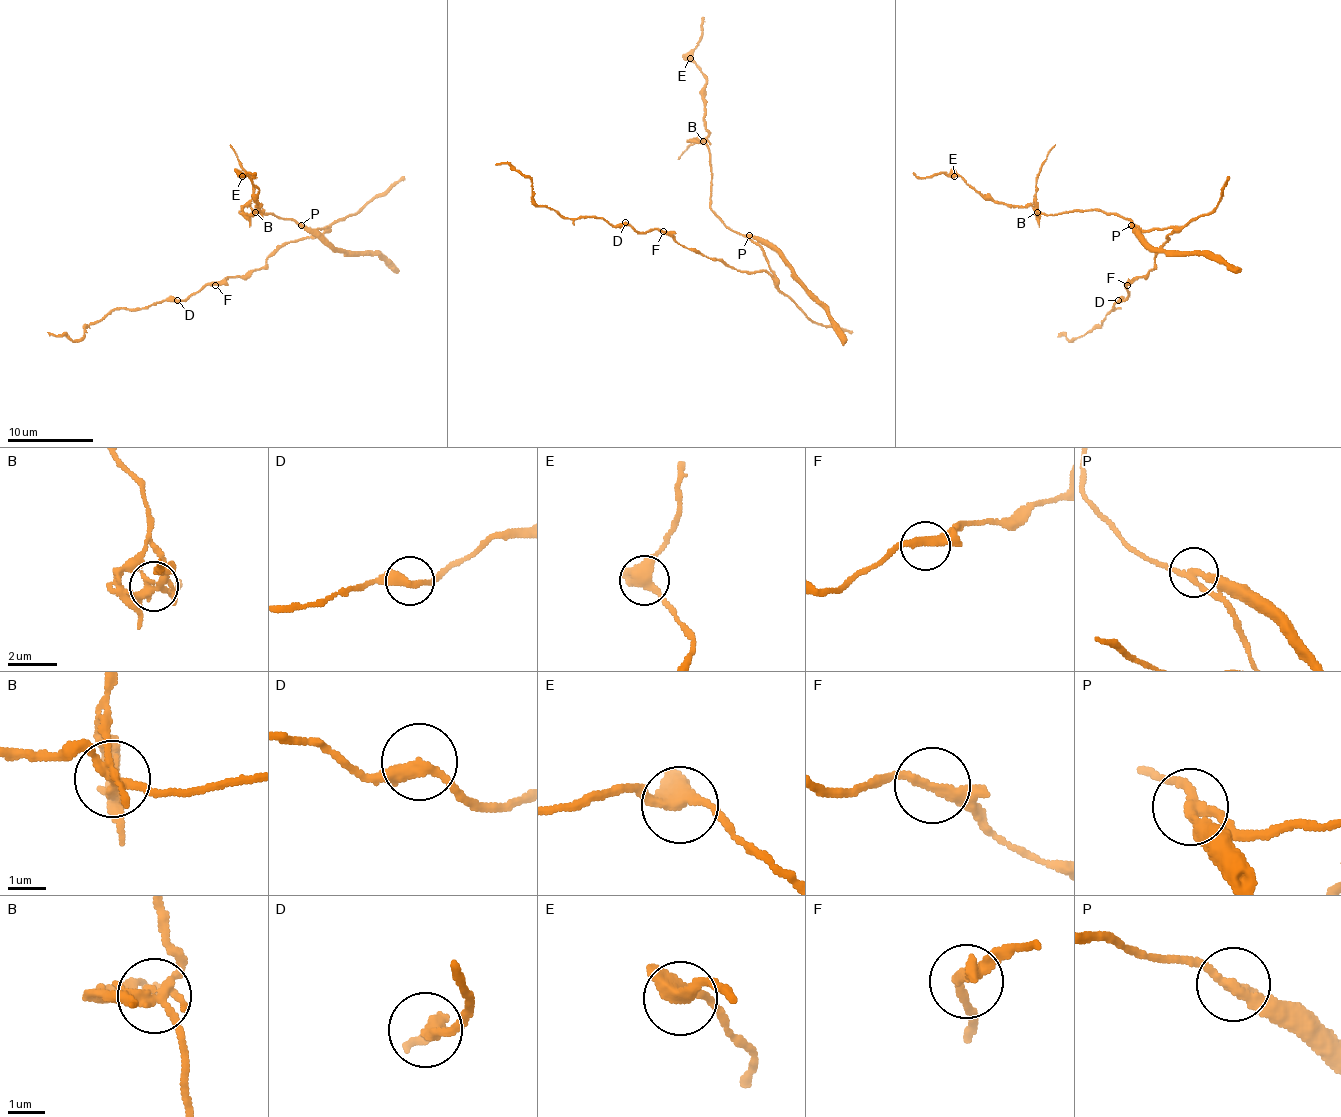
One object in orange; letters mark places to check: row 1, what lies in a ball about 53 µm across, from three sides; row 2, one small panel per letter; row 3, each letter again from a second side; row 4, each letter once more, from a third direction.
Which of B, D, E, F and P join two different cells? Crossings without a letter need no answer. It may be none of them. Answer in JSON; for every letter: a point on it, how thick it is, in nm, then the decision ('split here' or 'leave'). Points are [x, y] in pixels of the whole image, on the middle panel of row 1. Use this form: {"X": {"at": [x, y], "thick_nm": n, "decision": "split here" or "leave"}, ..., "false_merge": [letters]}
{"B": {"at": [703, 141], "thick_nm": 280, "decision": "split here"}, "D": {"at": [625, 222], "thick_nm": 320, "decision": "leave"}, "E": {"at": [690, 58], "thick_nm": 400, "decision": "leave"}, "F": {"at": [663, 231], "thick_nm": 280, "decision": "leave"}, "P": {"at": [749, 235], "thick_nm": 320, "decision": "split here"}, "false_merge": ["B", "P"]}

